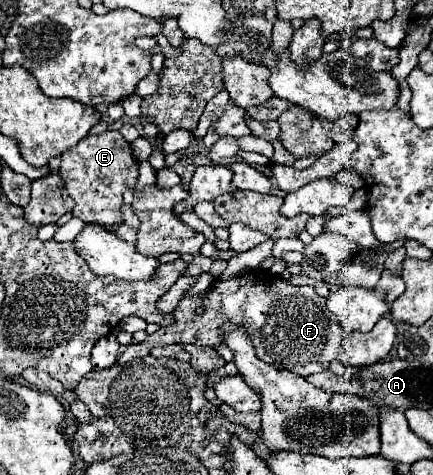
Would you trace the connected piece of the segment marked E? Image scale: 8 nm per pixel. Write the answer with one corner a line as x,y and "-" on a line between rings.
103,132
99,136
85,136
77,146
61,154
59,174
65,182
67,194
73,198
73,216
83,222
113,226
123,222
121,204
123,192
137,184
137,160
131,154
131,146
119,132

